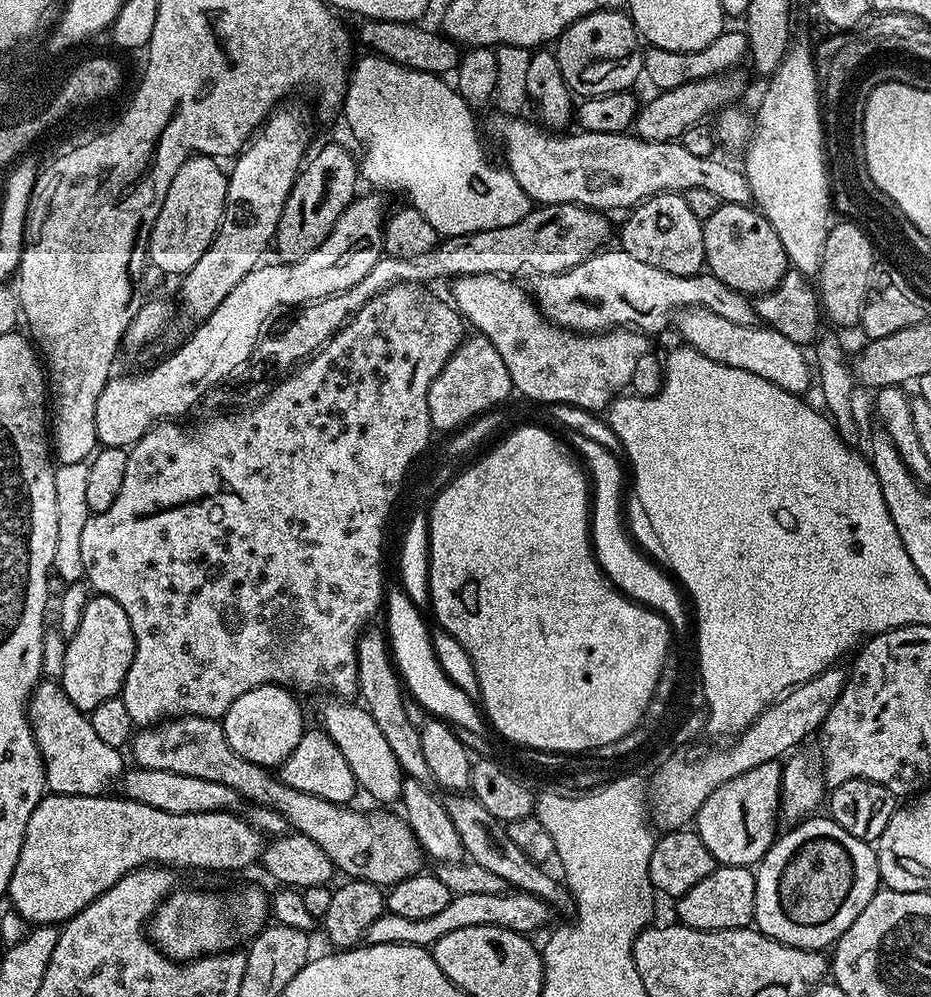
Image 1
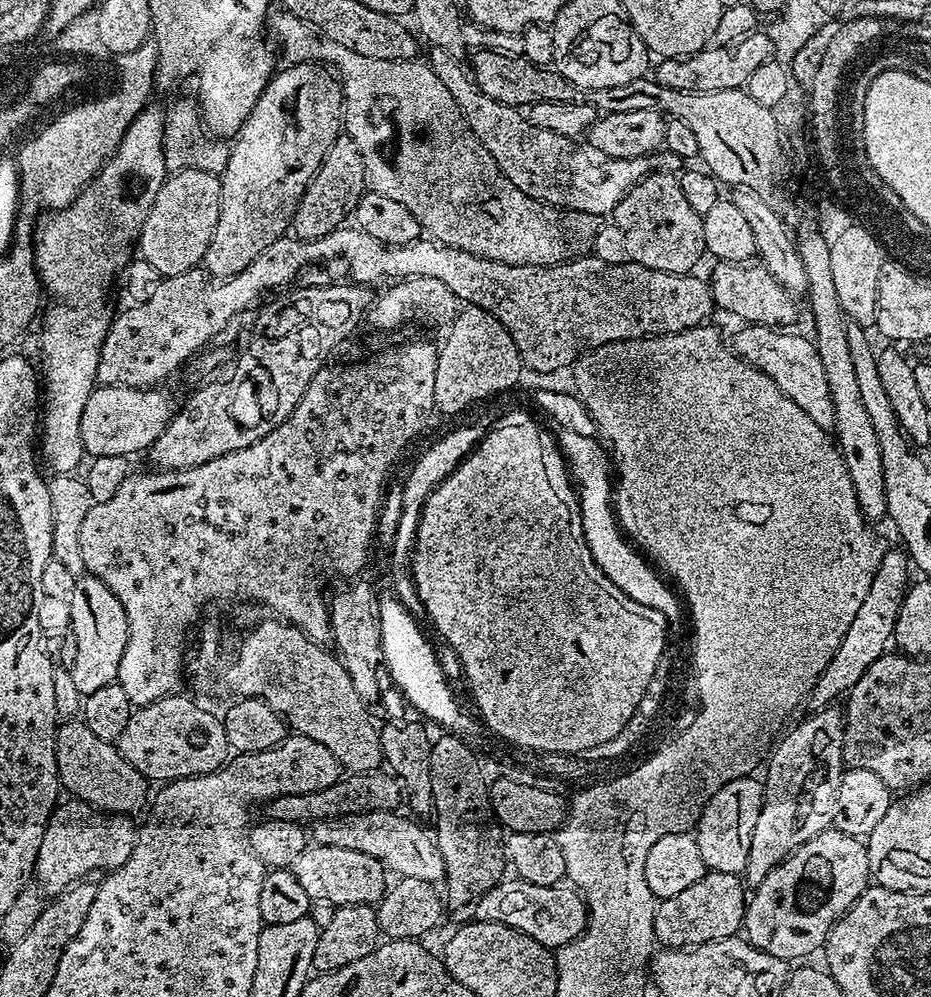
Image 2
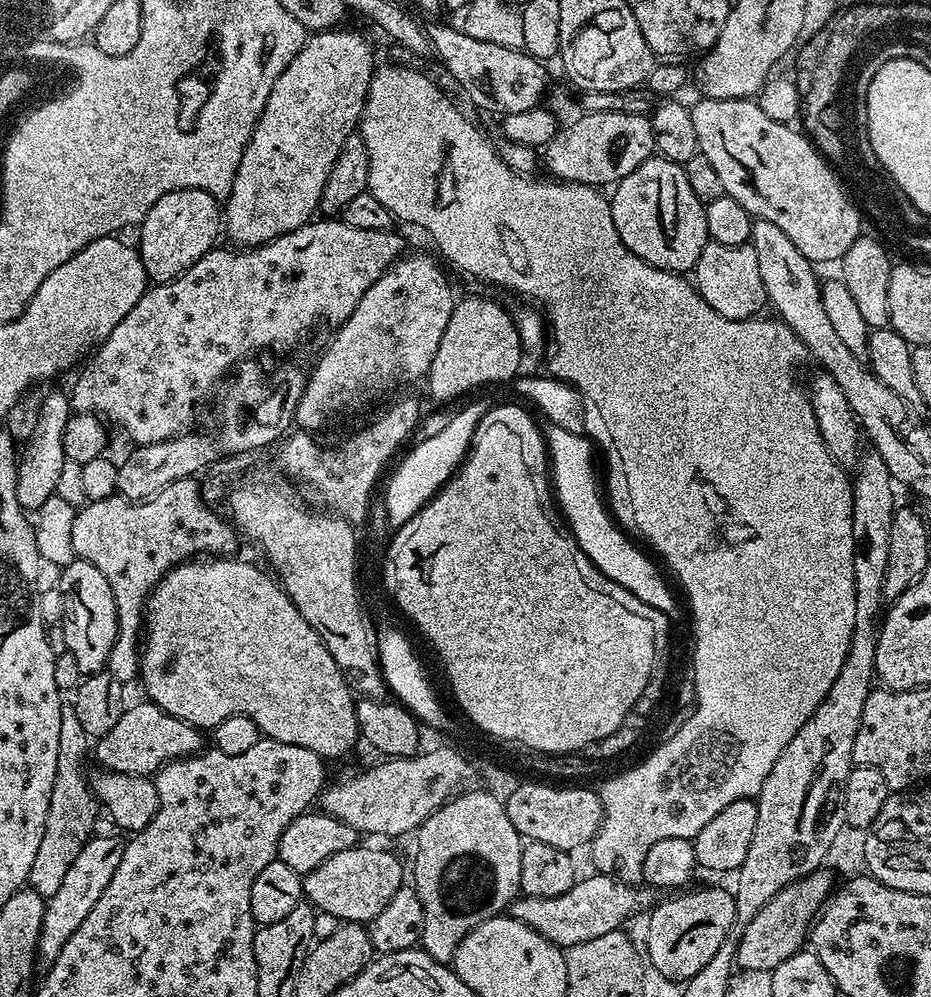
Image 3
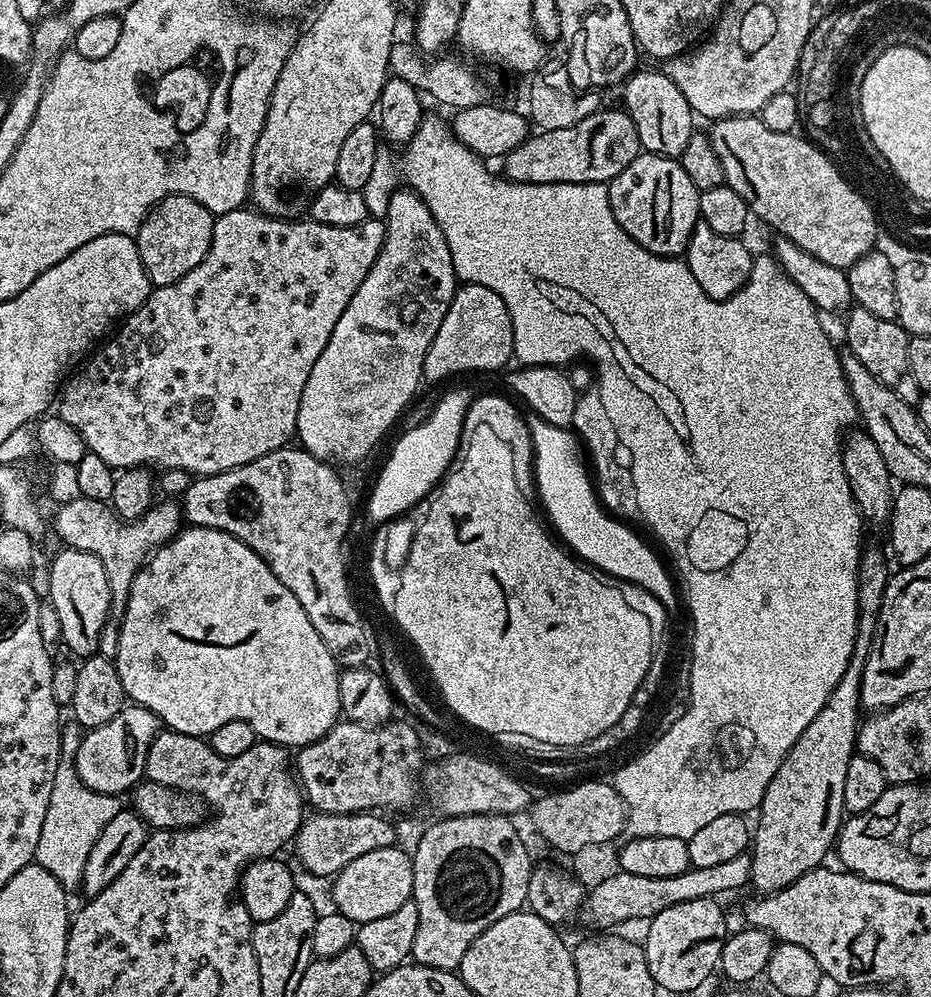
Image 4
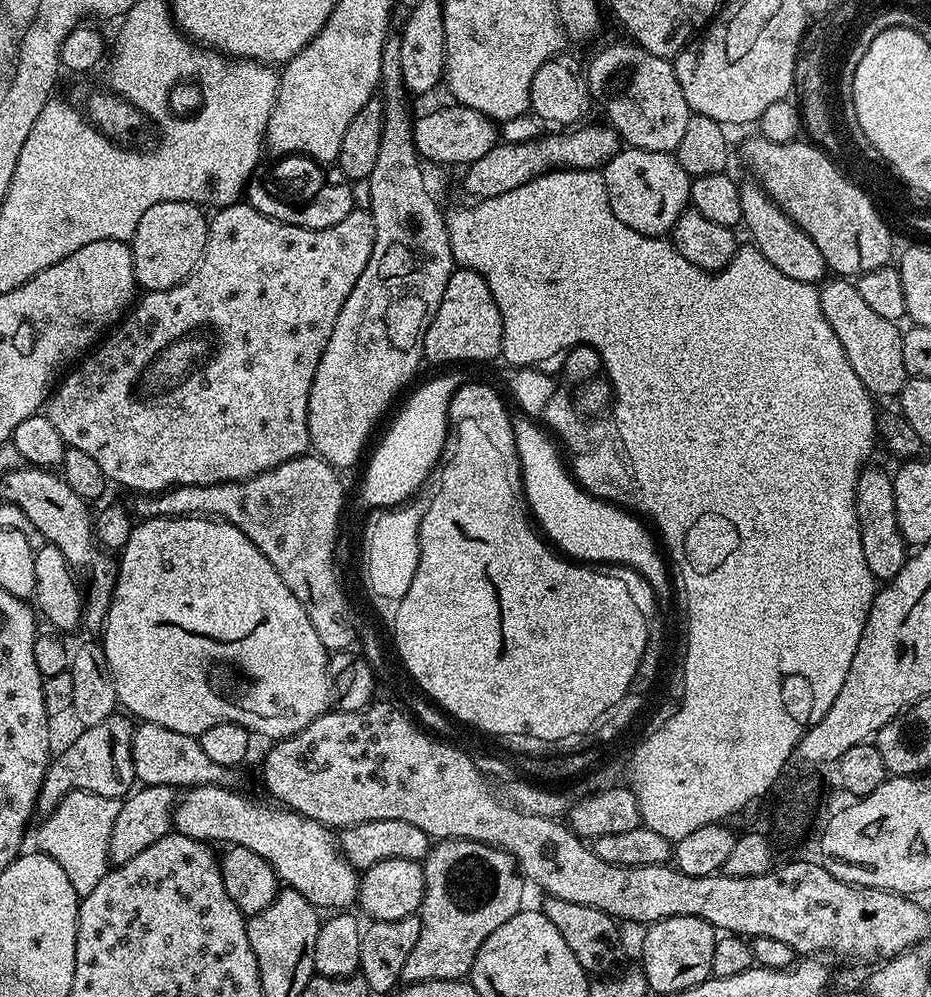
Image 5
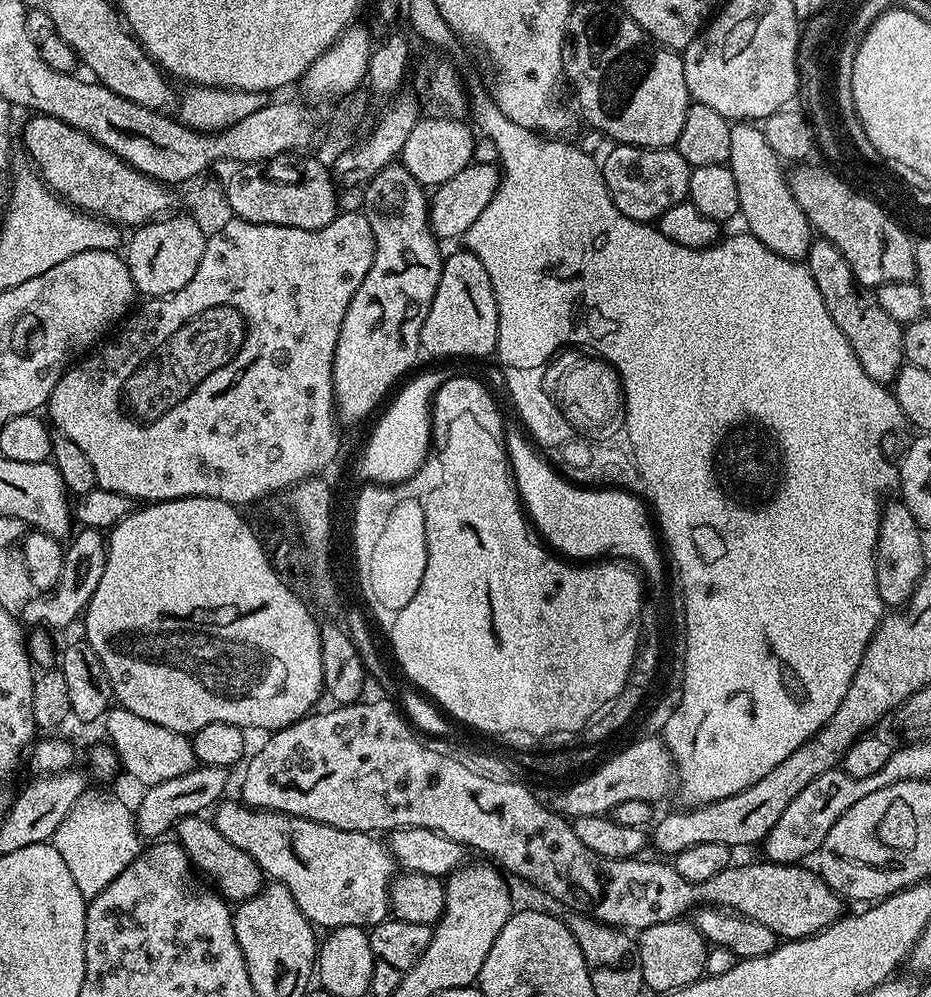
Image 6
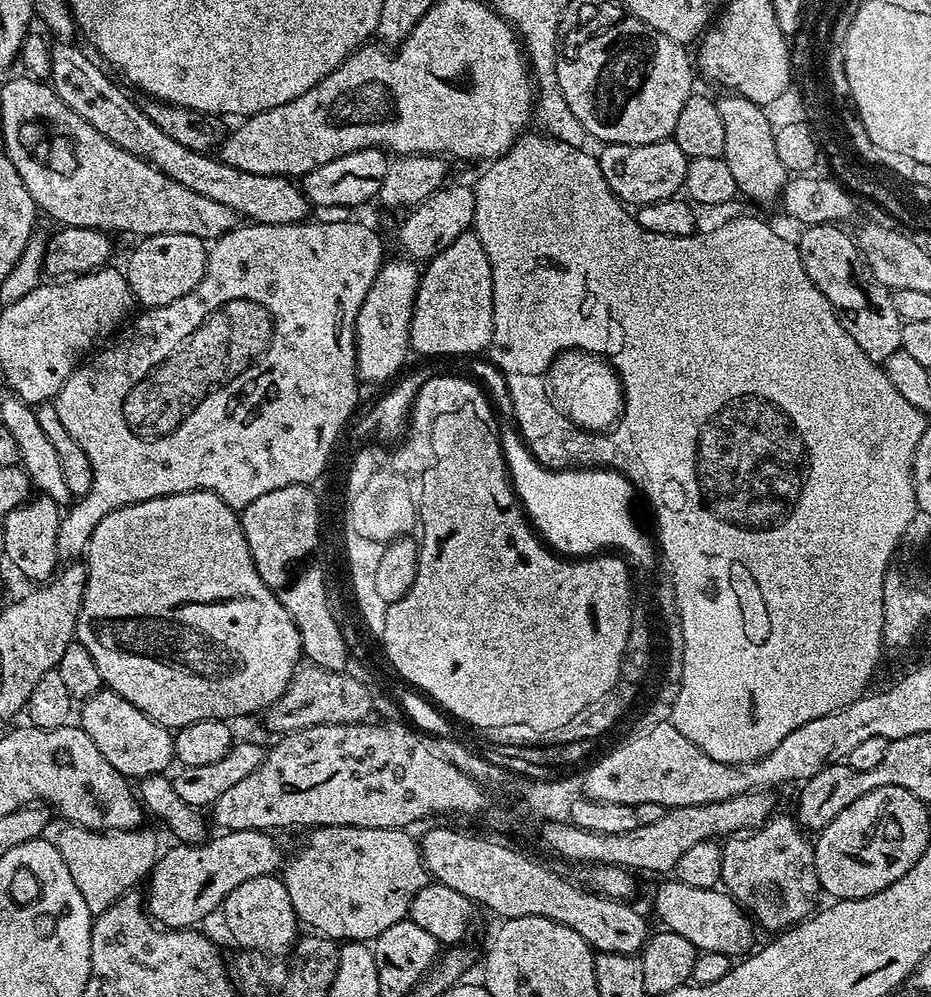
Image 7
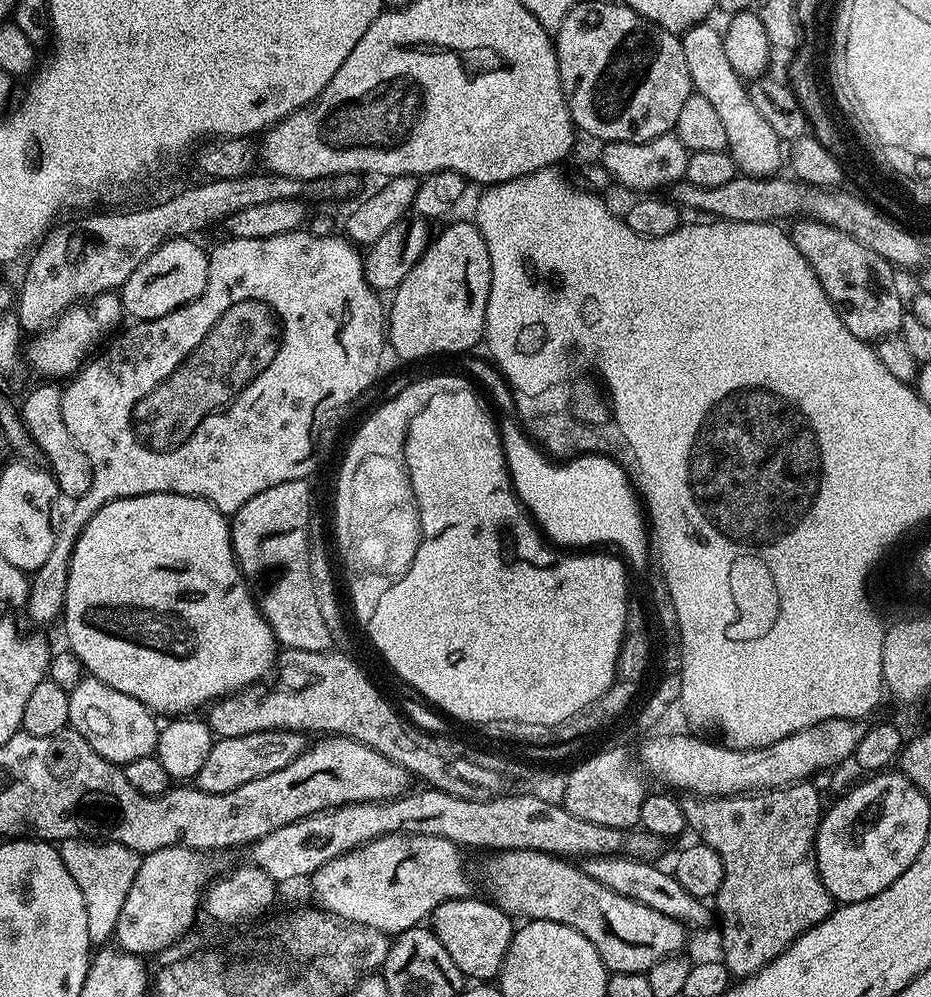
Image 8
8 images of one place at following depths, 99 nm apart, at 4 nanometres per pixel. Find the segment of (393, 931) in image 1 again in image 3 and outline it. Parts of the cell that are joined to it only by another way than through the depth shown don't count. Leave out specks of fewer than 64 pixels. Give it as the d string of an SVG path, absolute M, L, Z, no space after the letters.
M591 875L585 880L584 877L577 879L570 890L566 890L566 894L558 894L554 898L534 898L521 894L508 905L507 915L538 930L542 938L554 942L559 948L567 949L623 929L623 924L631 916L639 912L647 913L653 907L654 892L651 887L626 884L614 876Z

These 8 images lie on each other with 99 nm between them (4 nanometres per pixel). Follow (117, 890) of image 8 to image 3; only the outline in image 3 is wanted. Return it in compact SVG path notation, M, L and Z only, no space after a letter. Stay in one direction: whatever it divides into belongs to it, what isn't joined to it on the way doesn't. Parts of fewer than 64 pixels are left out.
M61 703L62 727L58 730L58 770L54 778L54 790L50 794L50 810L46 814L46 826L42 834L42 843L38 846L38 855L34 866L30 866L27 887L45 898L58 894L70 862L78 858L82 846L93 835L96 824L98 801L92 793L92 785L84 780L84 755L89 755L90 738L78 722L75 703Z

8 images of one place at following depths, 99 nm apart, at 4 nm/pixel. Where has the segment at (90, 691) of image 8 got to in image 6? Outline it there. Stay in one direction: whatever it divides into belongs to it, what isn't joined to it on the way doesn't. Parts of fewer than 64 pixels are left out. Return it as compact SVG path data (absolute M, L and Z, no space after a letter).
M119 706L113 707L103 717L103 724L108 731L107 743L112 745L120 757L121 769L125 773L128 771L140 786L151 786L163 780L178 778L197 767L192 741L183 732L166 730L166 726L158 726L158 722L146 722L146 718L138 718L138 714Z

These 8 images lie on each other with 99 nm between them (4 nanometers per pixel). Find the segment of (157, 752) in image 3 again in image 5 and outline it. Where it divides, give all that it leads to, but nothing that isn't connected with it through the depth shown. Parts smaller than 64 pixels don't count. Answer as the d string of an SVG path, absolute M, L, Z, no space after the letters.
M113 714L98 722L98 726L80 730L61 752L59 749L55 753L54 759L49 763L42 790L38 794L36 812L53 812L60 799L68 792L74 791L93 792L111 800L127 797L137 783L132 757L133 731L133 721L124 714Z

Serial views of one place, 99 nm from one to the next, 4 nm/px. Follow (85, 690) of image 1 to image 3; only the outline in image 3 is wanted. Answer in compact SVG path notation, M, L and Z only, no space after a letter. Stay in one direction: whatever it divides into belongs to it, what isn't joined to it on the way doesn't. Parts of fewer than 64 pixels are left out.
M77 558L62 569L58 588L60 592L64 591L63 647L70 654L74 654L81 677L105 671L118 630L118 618L110 582L106 582L98 566Z

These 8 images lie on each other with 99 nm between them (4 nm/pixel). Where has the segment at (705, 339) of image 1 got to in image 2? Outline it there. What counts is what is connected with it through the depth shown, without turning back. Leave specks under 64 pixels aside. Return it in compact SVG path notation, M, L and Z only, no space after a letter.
M744 324L741 332L733 340L730 347L740 359L750 366L762 370L762 374L770 377L796 403L800 411L810 414L822 430L831 433L835 429L834 398L830 398L830 385L826 378L826 370L822 367L822 358L816 349L815 339L799 336L796 330L767 328L761 324Z

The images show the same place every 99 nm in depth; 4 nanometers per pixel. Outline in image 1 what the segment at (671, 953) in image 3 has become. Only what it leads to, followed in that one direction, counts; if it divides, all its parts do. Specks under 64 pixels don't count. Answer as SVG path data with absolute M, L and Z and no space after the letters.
M718 866L698 886L690 886L684 896L675 901L675 919L688 928L697 928L707 932L717 932L727 928L746 928L753 923L754 894L756 893L756 874L751 867Z

